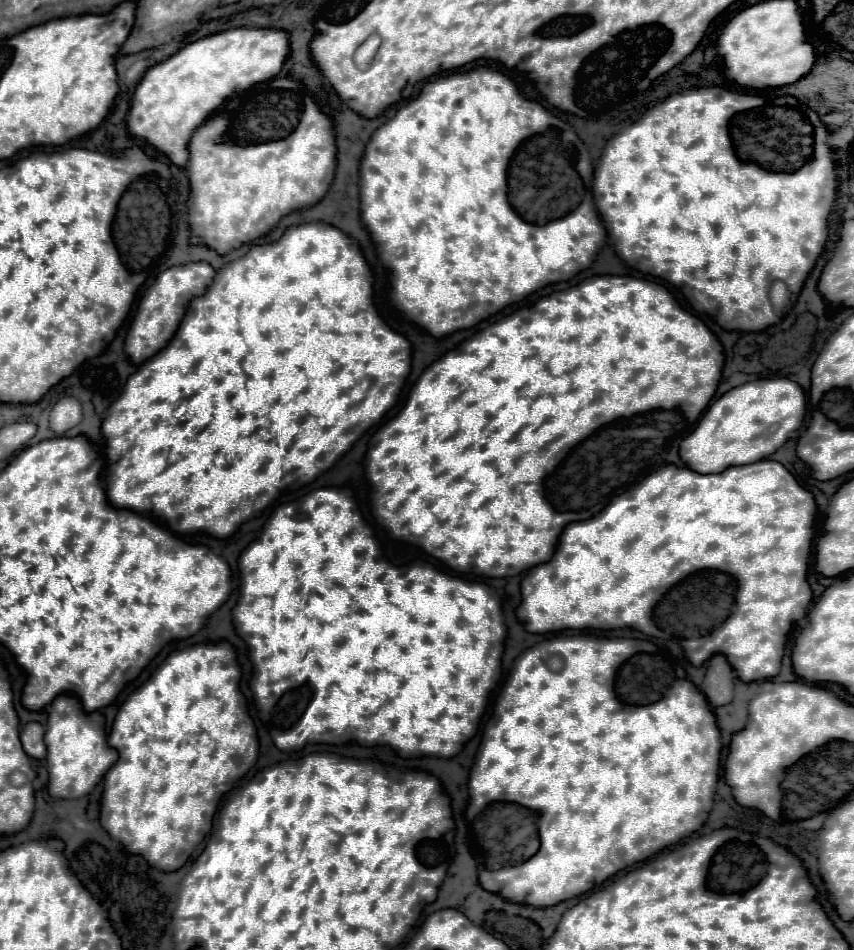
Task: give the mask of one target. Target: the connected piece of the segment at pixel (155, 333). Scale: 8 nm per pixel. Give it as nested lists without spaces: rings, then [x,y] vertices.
[[[189,262],[183,266],[173,266],[157,276],[157,280],[149,286],[145,296],[141,298],[137,314],[125,338],[125,352],[131,356],[135,364],[145,362],[147,358],[155,356],[161,348],[165,348],[165,344],[173,338],[175,330],[179,328],[187,302],[195,296],[201,296],[201,292],[205,292],[205,288],[211,284],[213,276],[215,270],[207,262]]]

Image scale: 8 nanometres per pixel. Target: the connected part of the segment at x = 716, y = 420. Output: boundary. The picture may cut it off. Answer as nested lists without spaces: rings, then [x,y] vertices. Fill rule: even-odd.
[[[789,378],[745,382],[707,408],[699,426],[681,442],[681,460],[697,472],[721,472],[721,468],[769,458],[803,424],[805,412],[805,392],[797,382]]]

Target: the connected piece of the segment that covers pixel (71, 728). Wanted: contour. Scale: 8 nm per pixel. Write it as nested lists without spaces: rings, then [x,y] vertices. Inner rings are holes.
[[[63,692],[51,702],[45,744],[49,762],[49,794],[57,798],[79,798],[89,794],[119,756],[117,750],[107,744],[105,716],[101,712],[85,712],[81,698],[73,692]]]

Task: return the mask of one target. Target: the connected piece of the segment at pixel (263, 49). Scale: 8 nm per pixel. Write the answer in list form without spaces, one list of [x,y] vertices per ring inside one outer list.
[[[233,28],[195,40],[147,70],[131,102],[127,116],[129,132],[145,138],[165,152],[173,164],[185,168],[189,162],[187,146],[195,128],[233,94],[275,78],[287,56],[289,34],[285,30]]]

